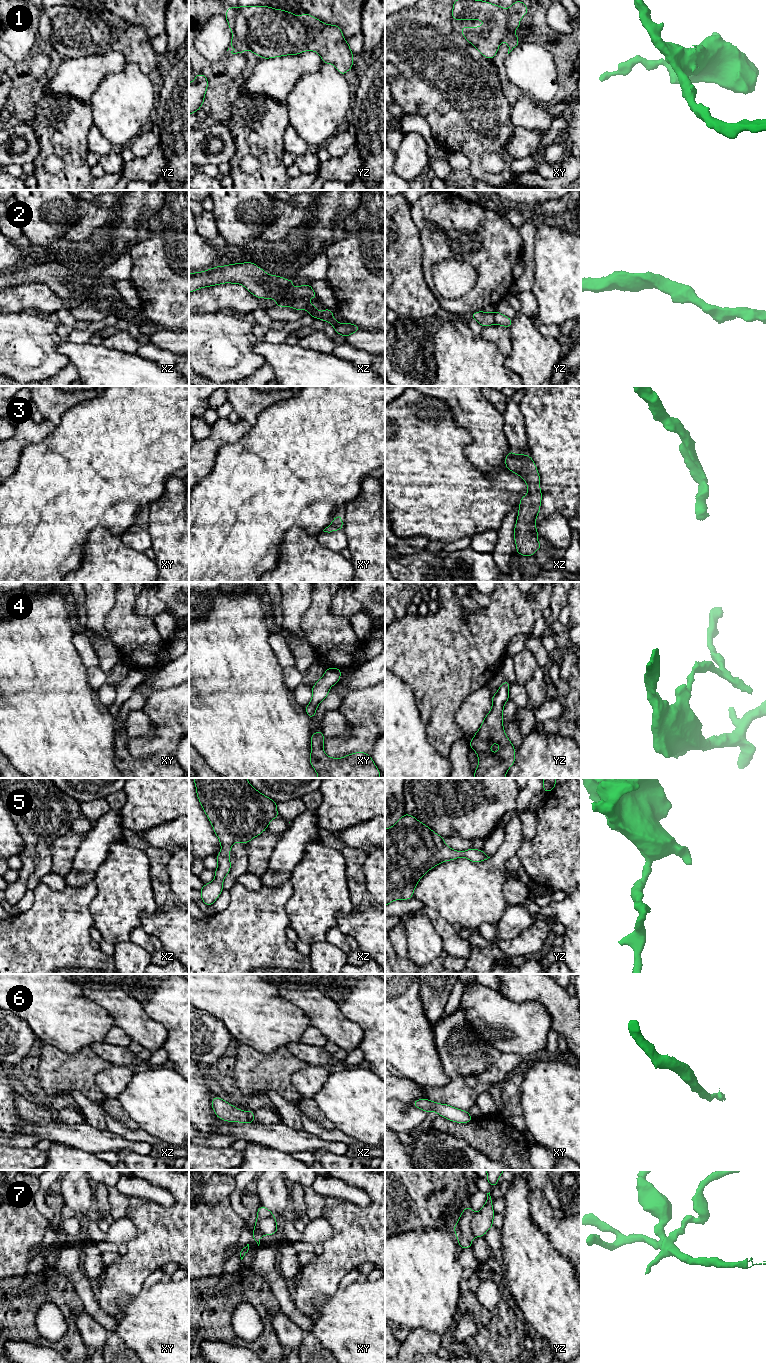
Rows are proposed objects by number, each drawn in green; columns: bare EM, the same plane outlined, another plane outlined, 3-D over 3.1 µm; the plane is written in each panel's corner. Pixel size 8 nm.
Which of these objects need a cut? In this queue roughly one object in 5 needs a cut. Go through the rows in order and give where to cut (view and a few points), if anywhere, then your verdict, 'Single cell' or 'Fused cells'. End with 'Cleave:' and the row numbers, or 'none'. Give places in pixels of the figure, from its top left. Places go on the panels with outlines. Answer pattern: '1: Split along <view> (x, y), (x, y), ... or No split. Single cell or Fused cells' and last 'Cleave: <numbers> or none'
1: Split along yz (235, 9), (234, 34), (252, 51). Fused cells
2: No split. Single cell
3: No split. Single cell
4: No split. Single cell
5: No split. Single cell
6: No split. Single cell
7: Split along yz (474, 1214), (470, 1223), (472, 1236). Fused cells
Cleave: 1, 7

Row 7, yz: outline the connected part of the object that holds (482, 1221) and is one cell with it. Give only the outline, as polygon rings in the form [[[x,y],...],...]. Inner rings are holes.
[[[490,1192],[487,1193],[487,1199],[482,1207],[482,1209],[475,1213],[471,1223],[470,1228],[473,1237],[483,1237],[486,1232],[493,1227],[493,1217],[495,1215],[495,1212],[492,1208],[493,1200],[490,1196]]]

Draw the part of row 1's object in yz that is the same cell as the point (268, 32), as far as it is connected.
[[[239,6],[235,10],[234,34],[240,41],[246,43],[255,55],[263,59],[315,51],[323,63],[333,64],[342,75],[346,75],[346,72],[354,67],[354,55],[349,43],[344,40],[340,27],[324,24],[307,13],[297,17],[292,12],[269,6]]]

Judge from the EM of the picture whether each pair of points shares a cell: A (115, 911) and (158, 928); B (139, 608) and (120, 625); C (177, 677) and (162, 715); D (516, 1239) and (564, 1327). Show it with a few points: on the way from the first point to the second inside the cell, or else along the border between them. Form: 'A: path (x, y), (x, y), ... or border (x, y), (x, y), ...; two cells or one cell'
A: border (158, 907), (152, 912), (141, 914), (140, 926); two cells
B: border (141, 592), (134, 605), (134, 611), (152, 618); two cells
C: border (178, 685), (157, 689), (153, 692); two cells
D: path (531, 1261), (555, 1305); one cell

